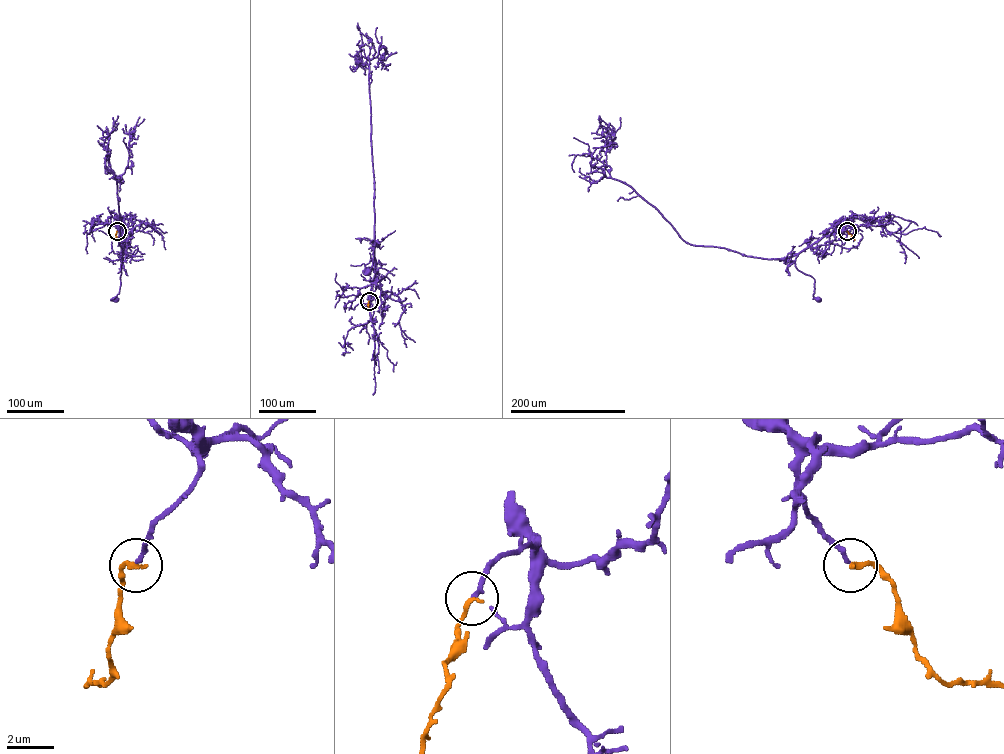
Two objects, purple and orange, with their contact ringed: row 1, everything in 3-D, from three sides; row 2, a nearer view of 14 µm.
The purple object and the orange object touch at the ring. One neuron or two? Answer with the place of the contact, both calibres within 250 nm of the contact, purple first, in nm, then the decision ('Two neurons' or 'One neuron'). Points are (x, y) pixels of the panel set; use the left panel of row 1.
Place: (117, 231). Thickness 170 nm (purple) against 200 nm. One neuron

